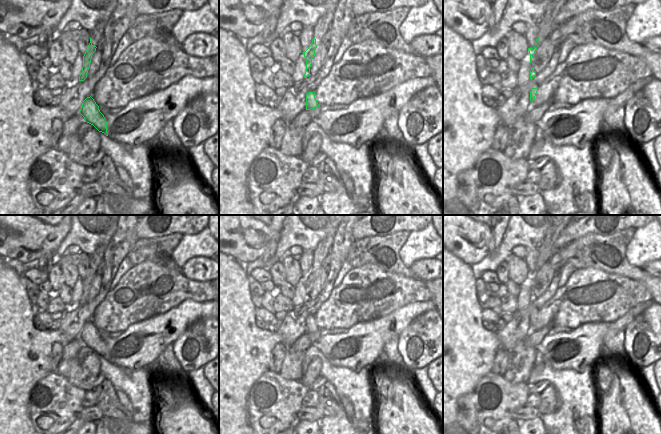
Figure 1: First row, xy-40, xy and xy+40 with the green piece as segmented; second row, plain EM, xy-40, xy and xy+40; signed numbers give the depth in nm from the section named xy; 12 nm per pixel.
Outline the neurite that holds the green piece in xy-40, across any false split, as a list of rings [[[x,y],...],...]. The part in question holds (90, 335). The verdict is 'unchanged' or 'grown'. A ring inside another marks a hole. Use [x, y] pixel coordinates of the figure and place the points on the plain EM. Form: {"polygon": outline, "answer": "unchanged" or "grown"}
{"polygon": [[[91,320],[83,325],[79,337],[84,341],[87,347],[93,349],[99,356],[108,360],[107,345],[104,339],[100,336],[99,330]]], "answer": "unchanged"}

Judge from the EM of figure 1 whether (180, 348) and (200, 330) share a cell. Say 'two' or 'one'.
one

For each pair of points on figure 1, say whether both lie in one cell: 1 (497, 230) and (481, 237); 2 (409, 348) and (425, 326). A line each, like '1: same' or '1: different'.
1: different
2: same

